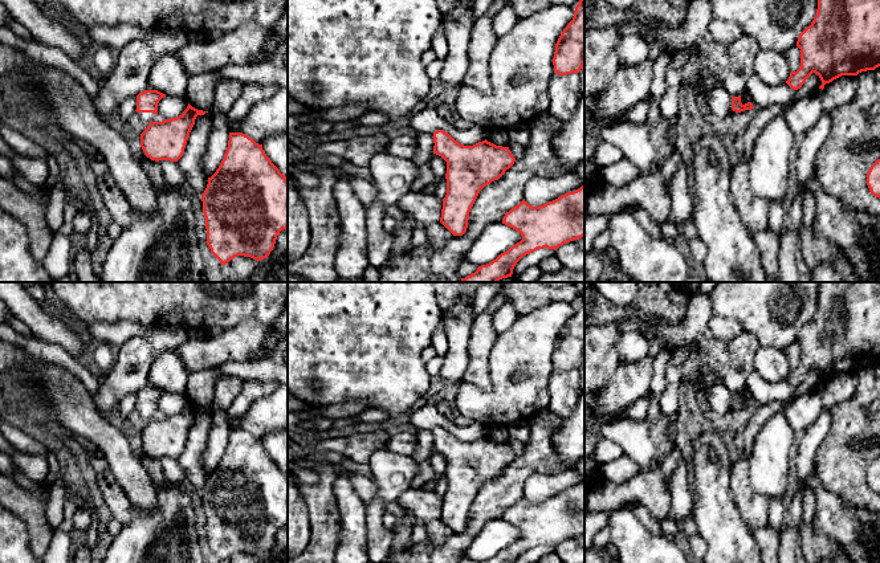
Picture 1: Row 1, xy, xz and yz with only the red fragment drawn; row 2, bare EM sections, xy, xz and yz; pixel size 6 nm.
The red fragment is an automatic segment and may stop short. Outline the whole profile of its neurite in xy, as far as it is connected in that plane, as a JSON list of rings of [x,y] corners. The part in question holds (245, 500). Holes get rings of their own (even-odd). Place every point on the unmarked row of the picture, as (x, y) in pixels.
[[[229,429],[228,444],[201,491],[207,542],[221,562],[237,552],[261,558],[274,544],[277,533],[288,525],[288,476],[262,446],[243,429]]]

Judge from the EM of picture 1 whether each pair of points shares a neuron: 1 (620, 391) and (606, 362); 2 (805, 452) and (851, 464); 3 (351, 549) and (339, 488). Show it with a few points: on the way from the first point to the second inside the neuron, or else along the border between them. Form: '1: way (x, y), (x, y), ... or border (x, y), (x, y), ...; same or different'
1: border (619, 362), (611, 378), (598, 394); different
2: border (828, 427), (817, 449), (814, 466); different
3: way (351, 534), (351, 506), (349, 502); same

